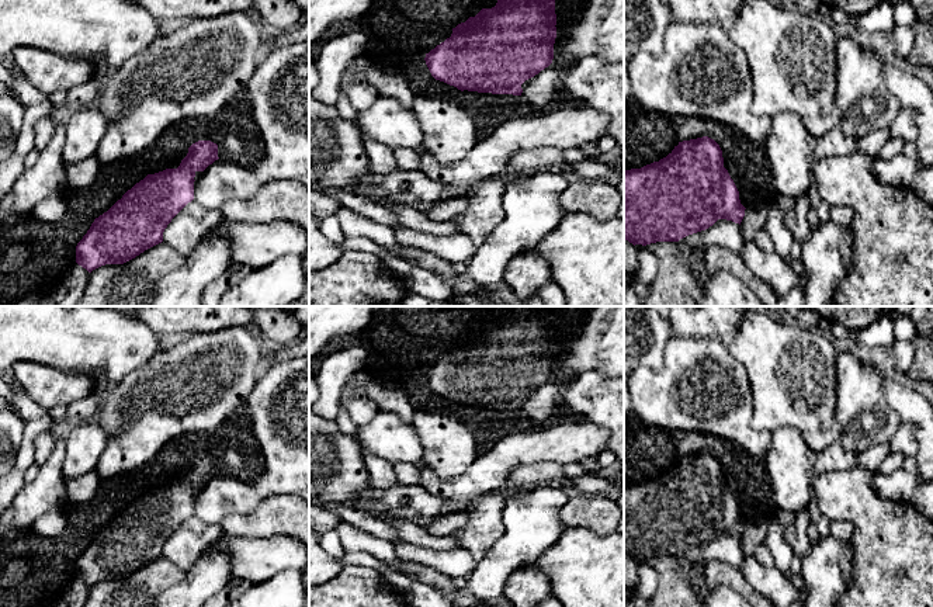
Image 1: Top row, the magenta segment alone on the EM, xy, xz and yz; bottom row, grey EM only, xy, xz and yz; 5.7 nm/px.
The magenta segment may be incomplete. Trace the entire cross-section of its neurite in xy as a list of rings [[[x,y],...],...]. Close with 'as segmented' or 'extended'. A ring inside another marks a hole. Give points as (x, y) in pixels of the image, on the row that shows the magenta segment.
[[[198,141],[188,148],[177,169],[148,174],[128,190],[107,212],[94,219],[76,246],[76,263],[89,273],[105,264],[124,264],[163,242],[163,232],[171,219],[194,200],[194,177],[218,160],[218,145]]]; as segmented

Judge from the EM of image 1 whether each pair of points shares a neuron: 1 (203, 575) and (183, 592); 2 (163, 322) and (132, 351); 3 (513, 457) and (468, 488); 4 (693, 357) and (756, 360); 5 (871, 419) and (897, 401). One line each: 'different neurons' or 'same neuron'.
1: same neuron
2: different neurons
3: same neuron
4: different neurons
5: different neurons

